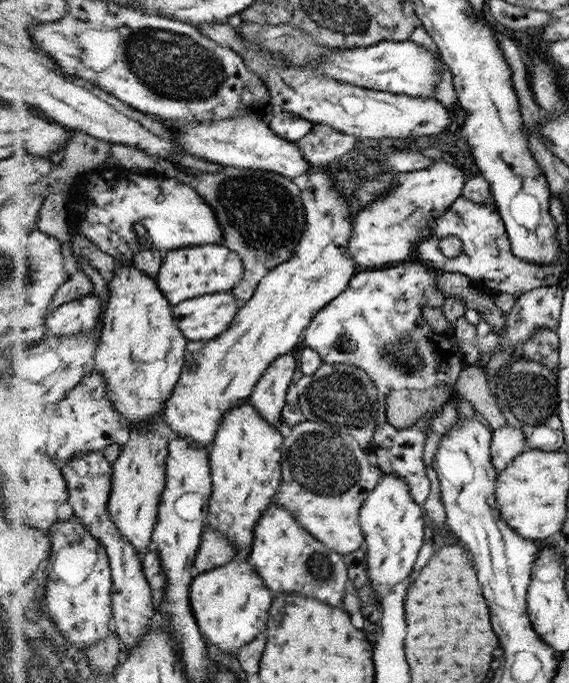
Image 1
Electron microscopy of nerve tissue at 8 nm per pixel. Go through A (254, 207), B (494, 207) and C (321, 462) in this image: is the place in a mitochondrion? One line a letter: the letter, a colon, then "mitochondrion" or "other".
A: mitochondrion
B: other
C: mitochondrion

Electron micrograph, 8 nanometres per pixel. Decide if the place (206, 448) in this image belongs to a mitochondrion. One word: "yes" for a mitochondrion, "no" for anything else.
no

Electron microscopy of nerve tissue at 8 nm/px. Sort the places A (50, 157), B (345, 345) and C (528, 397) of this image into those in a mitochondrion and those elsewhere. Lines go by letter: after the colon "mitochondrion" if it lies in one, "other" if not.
A: other
B: mitochondrion
C: mitochondrion

